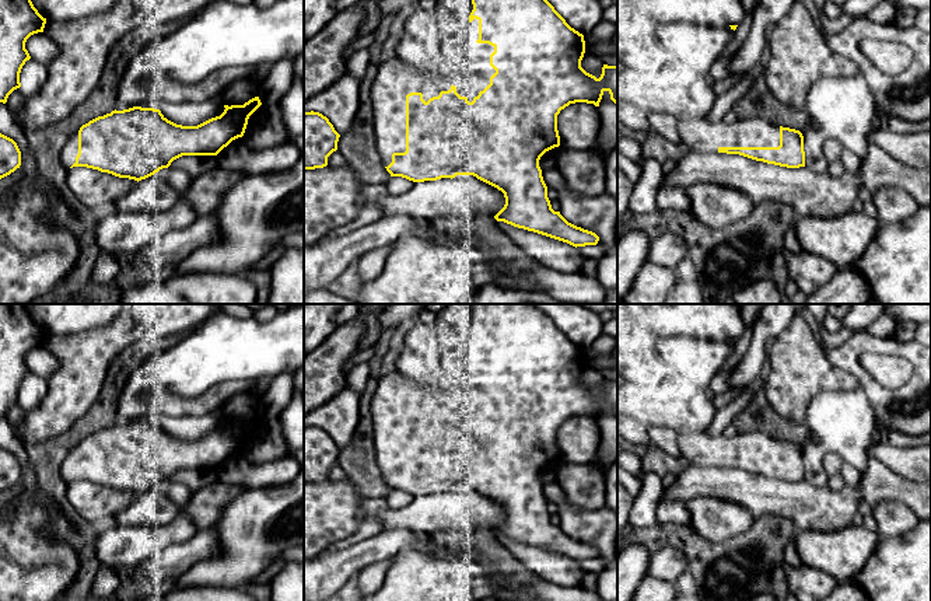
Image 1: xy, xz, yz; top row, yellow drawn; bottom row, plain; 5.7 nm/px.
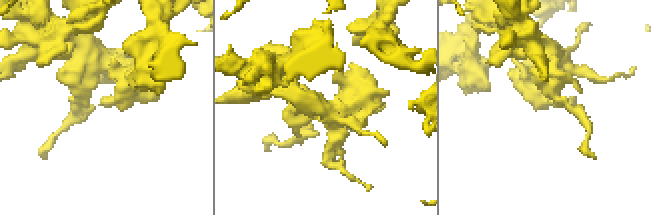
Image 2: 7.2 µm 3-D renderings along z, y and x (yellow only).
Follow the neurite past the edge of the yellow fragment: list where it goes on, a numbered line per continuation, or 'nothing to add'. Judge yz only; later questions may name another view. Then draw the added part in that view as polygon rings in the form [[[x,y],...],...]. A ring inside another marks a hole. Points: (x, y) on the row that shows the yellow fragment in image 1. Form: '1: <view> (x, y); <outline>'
1: yz (753, 132); [[[748,118],[732,123],[720,120],[718,147],[778,147],[780,126],[766,119]]]

